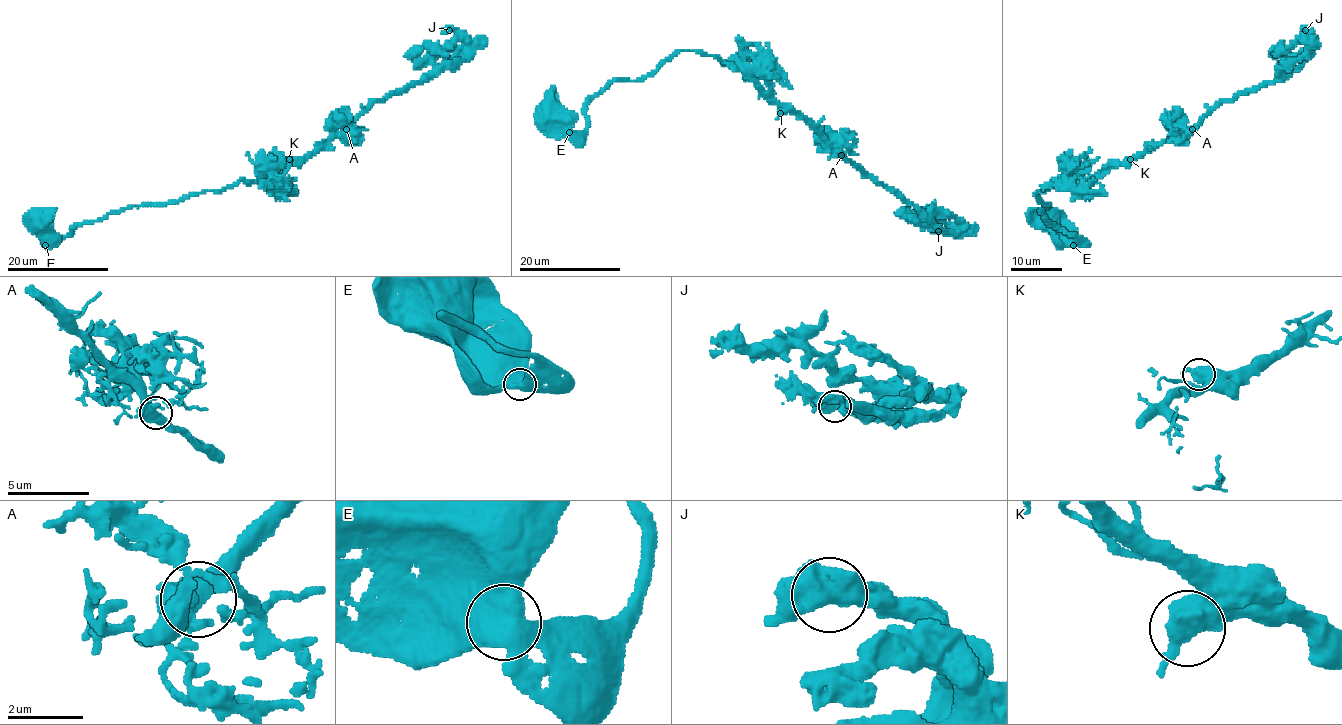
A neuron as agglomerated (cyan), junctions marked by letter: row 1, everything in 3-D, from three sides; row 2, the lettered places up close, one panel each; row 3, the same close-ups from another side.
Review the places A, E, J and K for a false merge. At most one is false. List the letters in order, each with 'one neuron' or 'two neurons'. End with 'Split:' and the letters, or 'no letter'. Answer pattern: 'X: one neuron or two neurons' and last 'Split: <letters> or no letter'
A: one neuron
E: one neuron
J: one neuron
K: one neuron
Split: no letter

